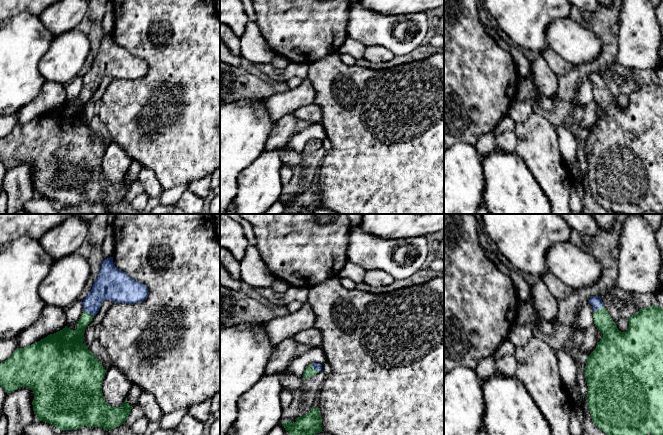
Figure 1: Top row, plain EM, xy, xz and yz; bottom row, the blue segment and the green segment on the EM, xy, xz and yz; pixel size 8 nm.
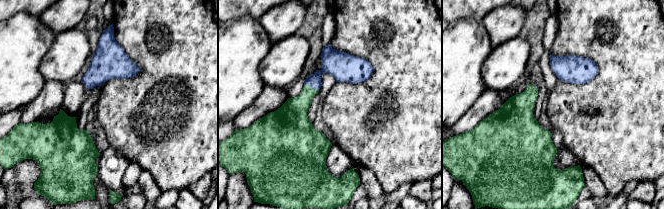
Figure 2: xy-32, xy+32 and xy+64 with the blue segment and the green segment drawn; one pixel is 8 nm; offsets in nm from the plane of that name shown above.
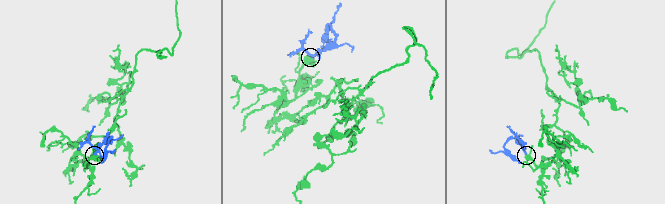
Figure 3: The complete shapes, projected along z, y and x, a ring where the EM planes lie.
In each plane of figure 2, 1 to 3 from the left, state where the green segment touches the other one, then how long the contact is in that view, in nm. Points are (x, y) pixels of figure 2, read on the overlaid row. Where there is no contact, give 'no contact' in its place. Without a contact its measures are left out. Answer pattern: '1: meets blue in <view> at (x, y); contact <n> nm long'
1: no contact
2: meets blue in xy+32 at (311, 87); contact 130 nm long
3: no contact

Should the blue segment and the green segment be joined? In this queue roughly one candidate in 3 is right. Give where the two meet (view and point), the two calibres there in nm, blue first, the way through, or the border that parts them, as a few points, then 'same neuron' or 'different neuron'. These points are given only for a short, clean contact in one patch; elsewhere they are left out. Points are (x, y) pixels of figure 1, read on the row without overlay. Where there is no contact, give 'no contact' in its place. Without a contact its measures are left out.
meets blue in xy at (89, 89); 200 nm thick on the blue side, 160 nm on the other; runs through xy (106, 63), (92, 78), (89, 89), (80, 107), (72, 115); same neuron

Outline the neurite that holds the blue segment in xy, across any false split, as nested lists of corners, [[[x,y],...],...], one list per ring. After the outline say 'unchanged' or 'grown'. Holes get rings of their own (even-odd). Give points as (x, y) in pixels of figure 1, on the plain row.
[[[113,33],[103,36],[98,53],[82,78],[83,89],[77,105],[71,106],[65,102],[28,123],[17,124],[7,136],[0,139],[0,162],[7,170],[19,163],[30,164],[34,169],[32,181],[37,196],[59,206],[77,206],[87,202],[108,207],[124,200],[133,183],[127,179],[127,173],[120,183],[113,183],[105,177],[102,158],[106,146],[88,122],[83,120],[84,109],[104,76],[135,80],[144,77],[147,72],[148,64],[115,43]]]; grown

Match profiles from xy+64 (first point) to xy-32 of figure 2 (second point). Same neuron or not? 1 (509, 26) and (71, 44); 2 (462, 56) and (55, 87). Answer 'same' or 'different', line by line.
1: different
2: different

